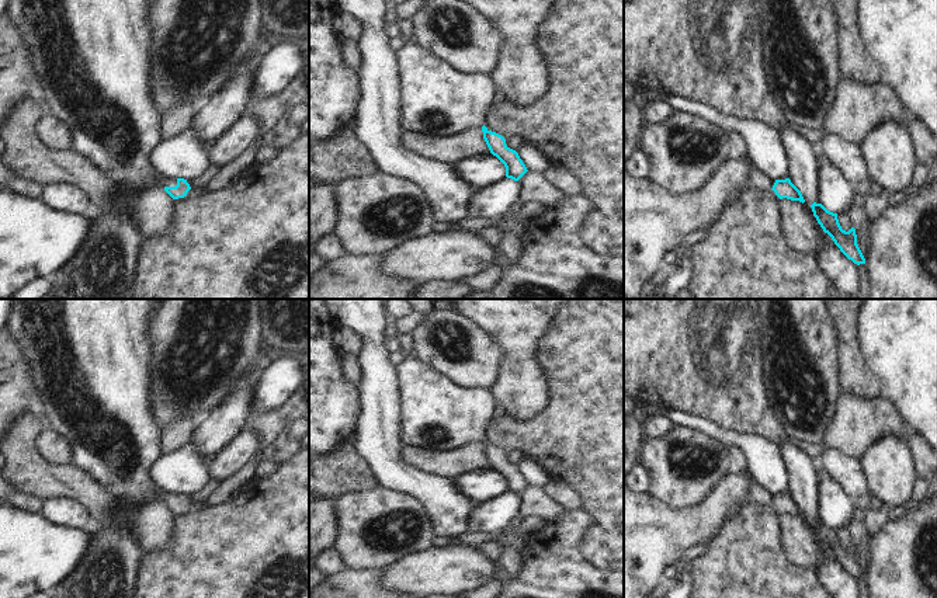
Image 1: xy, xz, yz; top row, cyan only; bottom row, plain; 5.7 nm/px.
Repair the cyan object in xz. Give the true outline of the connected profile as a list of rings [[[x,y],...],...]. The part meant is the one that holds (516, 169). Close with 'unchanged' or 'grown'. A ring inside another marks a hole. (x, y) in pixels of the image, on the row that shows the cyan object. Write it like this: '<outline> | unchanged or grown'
[[[414,44],[396,53],[403,131],[452,136],[466,128],[479,128],[490,153],[504,164],[507,178],[518,181],[528,171],[506,139],[483,125],[497,91],[490,74],[457,72]]] | grown

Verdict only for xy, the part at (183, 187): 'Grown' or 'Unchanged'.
Grown

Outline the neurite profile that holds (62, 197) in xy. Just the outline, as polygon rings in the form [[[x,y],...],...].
[[[51,182],[41,187],[39,198],[59,212],[73,212],[89,218],[94,205],[86,194],[72,184]]]

